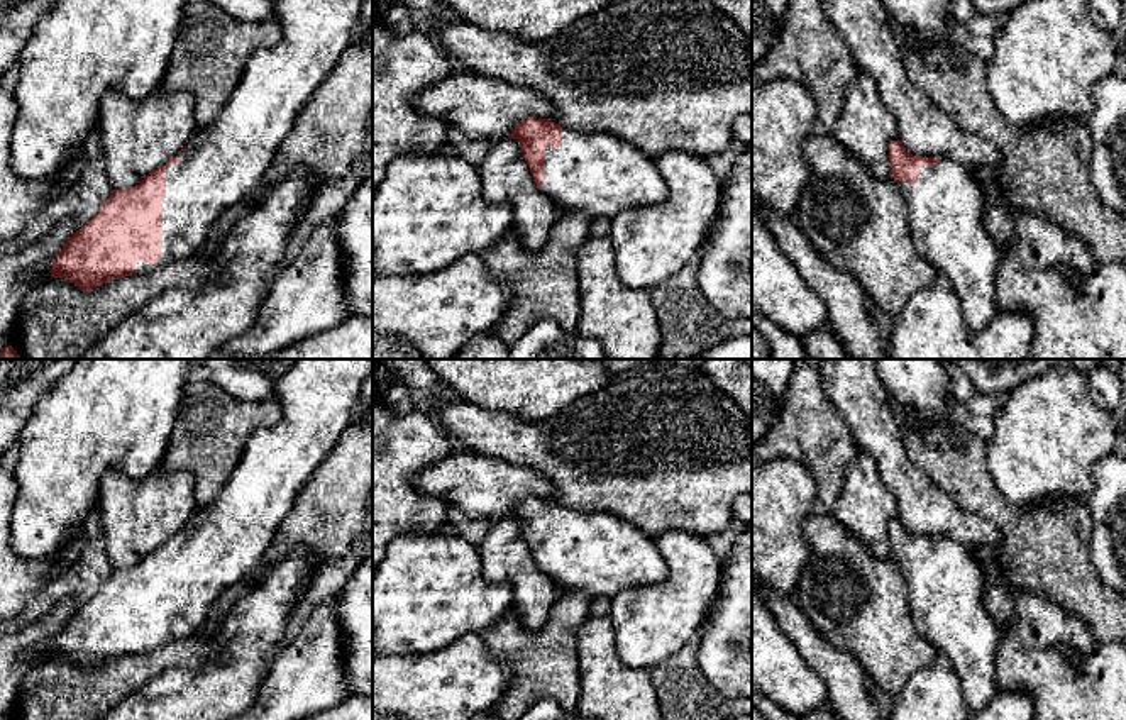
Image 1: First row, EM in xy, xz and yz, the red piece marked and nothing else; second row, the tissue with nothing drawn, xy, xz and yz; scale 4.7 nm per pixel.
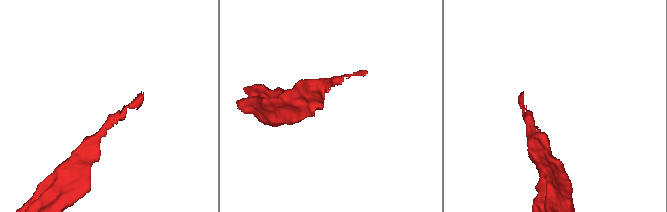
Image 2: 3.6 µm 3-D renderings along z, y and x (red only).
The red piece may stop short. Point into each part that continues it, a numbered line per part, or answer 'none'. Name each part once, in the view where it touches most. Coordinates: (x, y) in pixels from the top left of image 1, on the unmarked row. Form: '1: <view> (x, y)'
1: xy (226, 541)

